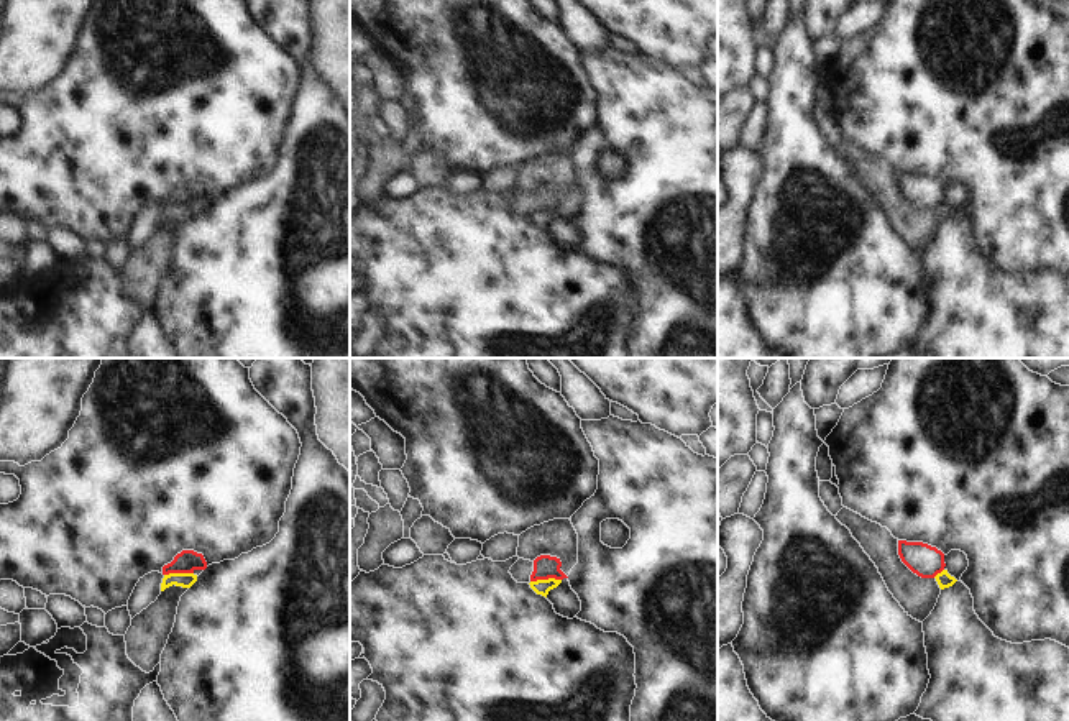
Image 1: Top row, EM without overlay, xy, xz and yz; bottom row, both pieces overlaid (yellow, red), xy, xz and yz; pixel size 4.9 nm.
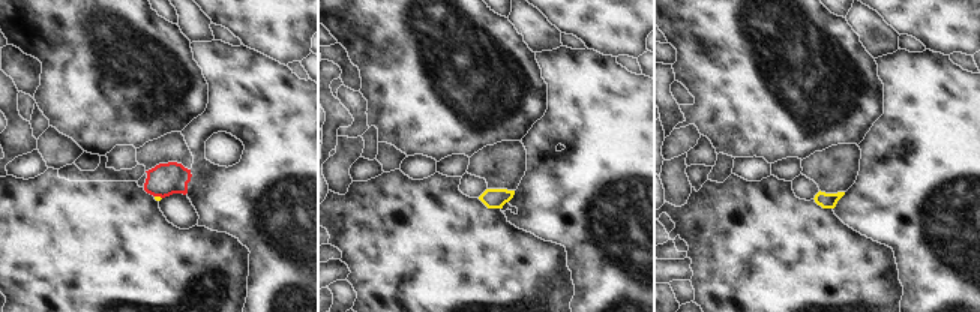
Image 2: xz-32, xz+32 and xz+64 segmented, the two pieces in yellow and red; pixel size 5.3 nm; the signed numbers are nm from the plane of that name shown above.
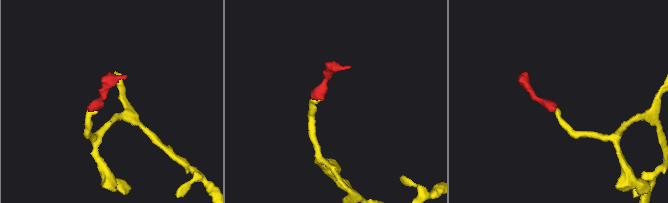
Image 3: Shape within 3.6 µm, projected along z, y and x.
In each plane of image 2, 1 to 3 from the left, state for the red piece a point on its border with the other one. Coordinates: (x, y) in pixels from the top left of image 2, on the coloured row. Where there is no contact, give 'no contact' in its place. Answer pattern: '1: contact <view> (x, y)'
1: contact xz-32 (158, 197)
2: no contact
3: no contact

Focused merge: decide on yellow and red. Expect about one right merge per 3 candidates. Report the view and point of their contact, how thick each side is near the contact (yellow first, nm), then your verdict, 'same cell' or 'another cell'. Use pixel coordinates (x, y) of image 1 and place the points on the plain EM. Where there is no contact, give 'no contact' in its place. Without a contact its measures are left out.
meets yellow in xz at (545, 212); 80 nm thick on the yellow side, 120 nm on the other; another cell

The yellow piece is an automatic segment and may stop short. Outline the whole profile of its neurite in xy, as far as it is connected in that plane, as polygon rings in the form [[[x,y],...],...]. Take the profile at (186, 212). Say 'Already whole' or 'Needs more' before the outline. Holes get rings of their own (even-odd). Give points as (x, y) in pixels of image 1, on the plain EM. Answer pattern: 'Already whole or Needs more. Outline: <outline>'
Already whole. Outline: [[[169,205],[164,207],[163,215],[161,215],[161,223],[166,220],[176,217],[182,220],[190,220],[197,214],[197,207],[194,205]]]

